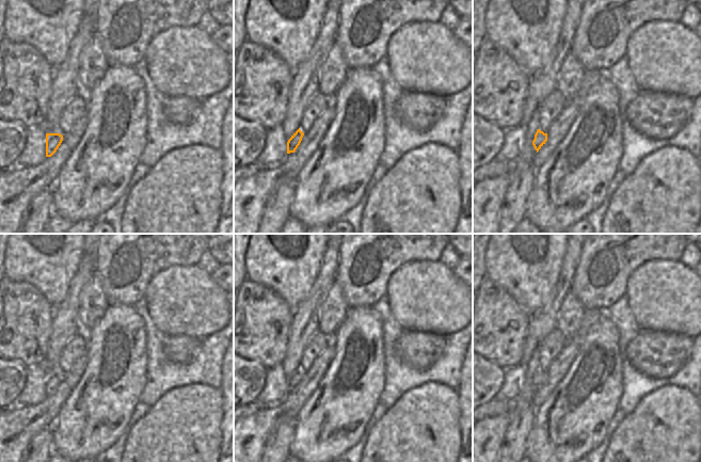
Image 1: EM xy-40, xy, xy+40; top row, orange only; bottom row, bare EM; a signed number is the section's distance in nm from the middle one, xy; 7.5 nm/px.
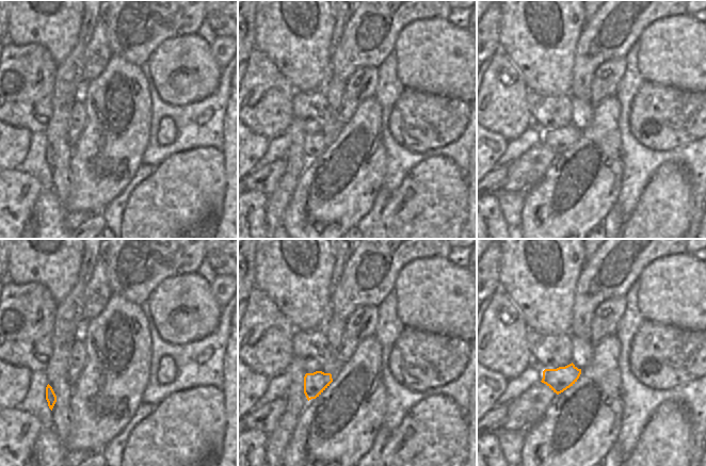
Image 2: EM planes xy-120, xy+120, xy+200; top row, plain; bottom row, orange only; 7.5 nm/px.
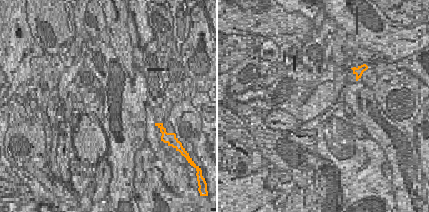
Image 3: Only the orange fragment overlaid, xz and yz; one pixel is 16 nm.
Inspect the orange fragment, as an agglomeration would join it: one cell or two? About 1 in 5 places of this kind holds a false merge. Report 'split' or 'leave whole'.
leave whole

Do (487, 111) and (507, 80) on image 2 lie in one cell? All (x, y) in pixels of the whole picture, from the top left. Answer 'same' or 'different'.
same

